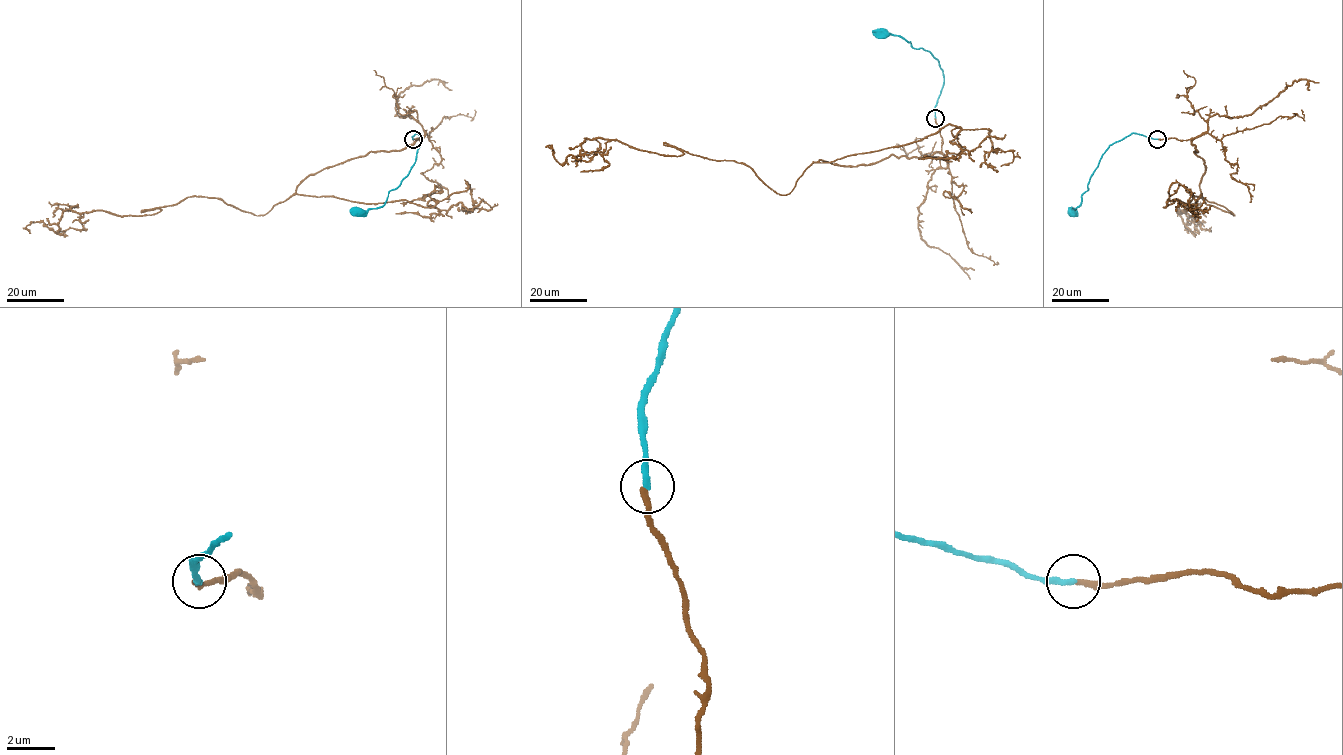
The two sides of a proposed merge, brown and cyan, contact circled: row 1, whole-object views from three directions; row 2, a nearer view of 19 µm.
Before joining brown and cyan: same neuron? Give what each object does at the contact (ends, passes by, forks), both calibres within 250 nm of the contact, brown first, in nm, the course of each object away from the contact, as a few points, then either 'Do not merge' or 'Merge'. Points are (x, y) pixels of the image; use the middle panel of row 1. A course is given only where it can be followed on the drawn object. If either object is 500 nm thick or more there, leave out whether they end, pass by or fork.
At the ring brown ends. At the ring cyan ends. Thickness 260 nm (brown) against 280 nm. Course of brown: (935, 117), (939, 151), (820, 160), (786, 195), (744, 164), (683, 151), (595, 138), (559, 164), (553, 149). Course of cyan: (935, 117), (935, 106), (943, 85), (938, 61), (921, 48), (914, 48), (905, 39), (881, 34). Merge

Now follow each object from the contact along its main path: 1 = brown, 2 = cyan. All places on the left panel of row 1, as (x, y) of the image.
1: (412, 139), (310, 174), (263, 215), (186, 197), (152, 214), (66, 209), (58, 231), (30, 222), (30, 233)
2: (413, 139), (417, 133), (421, 142), (409, 174), (392, 189), (383, 206), (362, 215), (358, 213)

